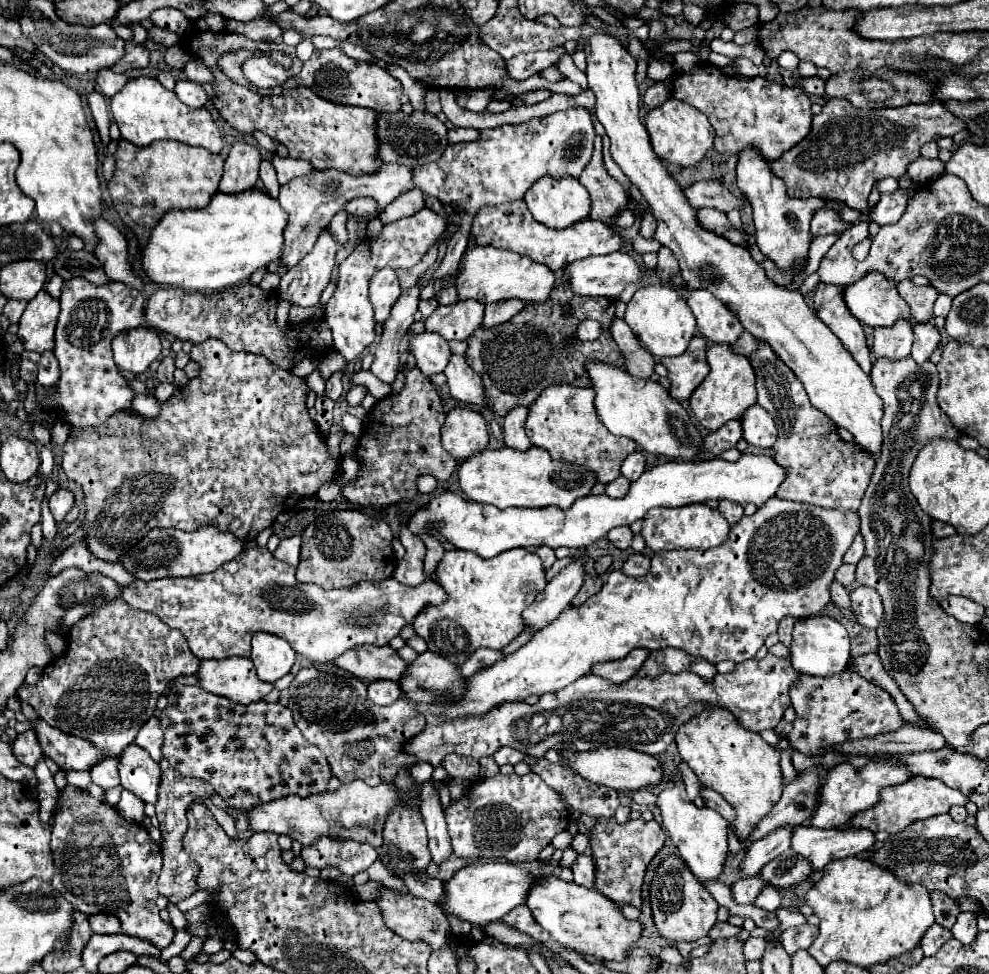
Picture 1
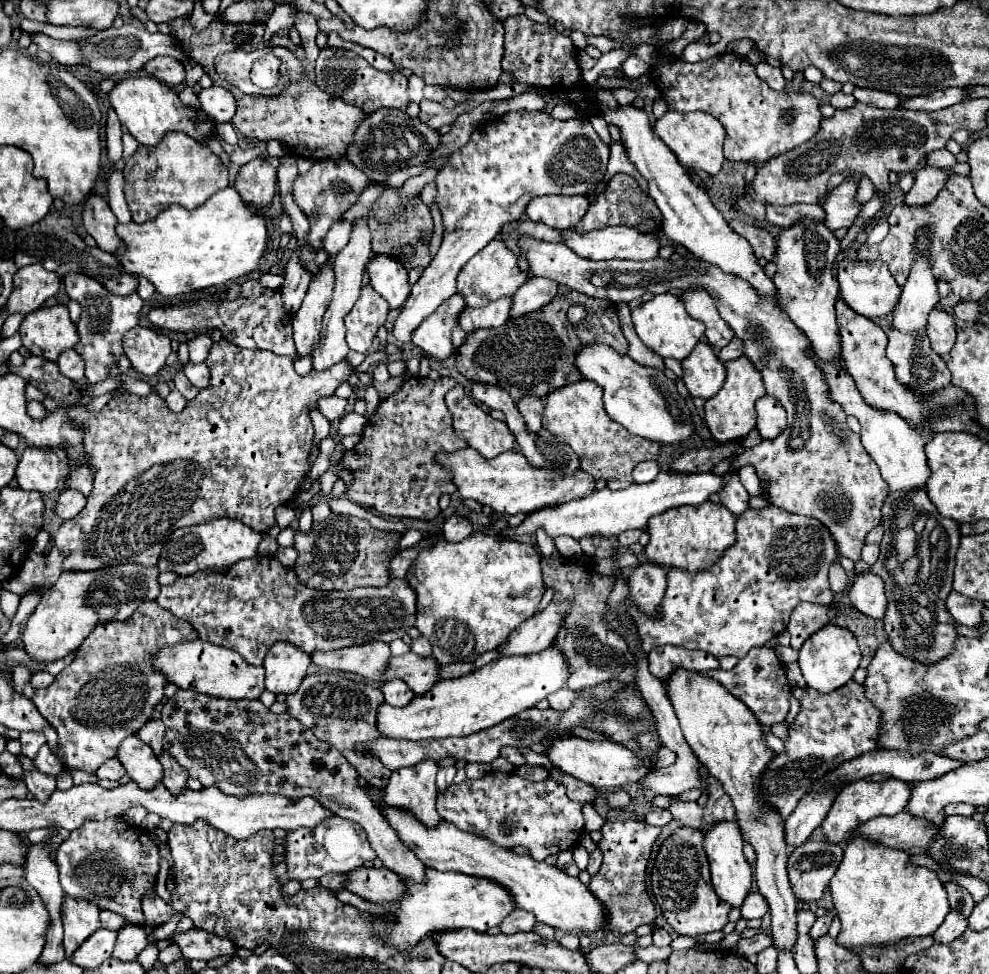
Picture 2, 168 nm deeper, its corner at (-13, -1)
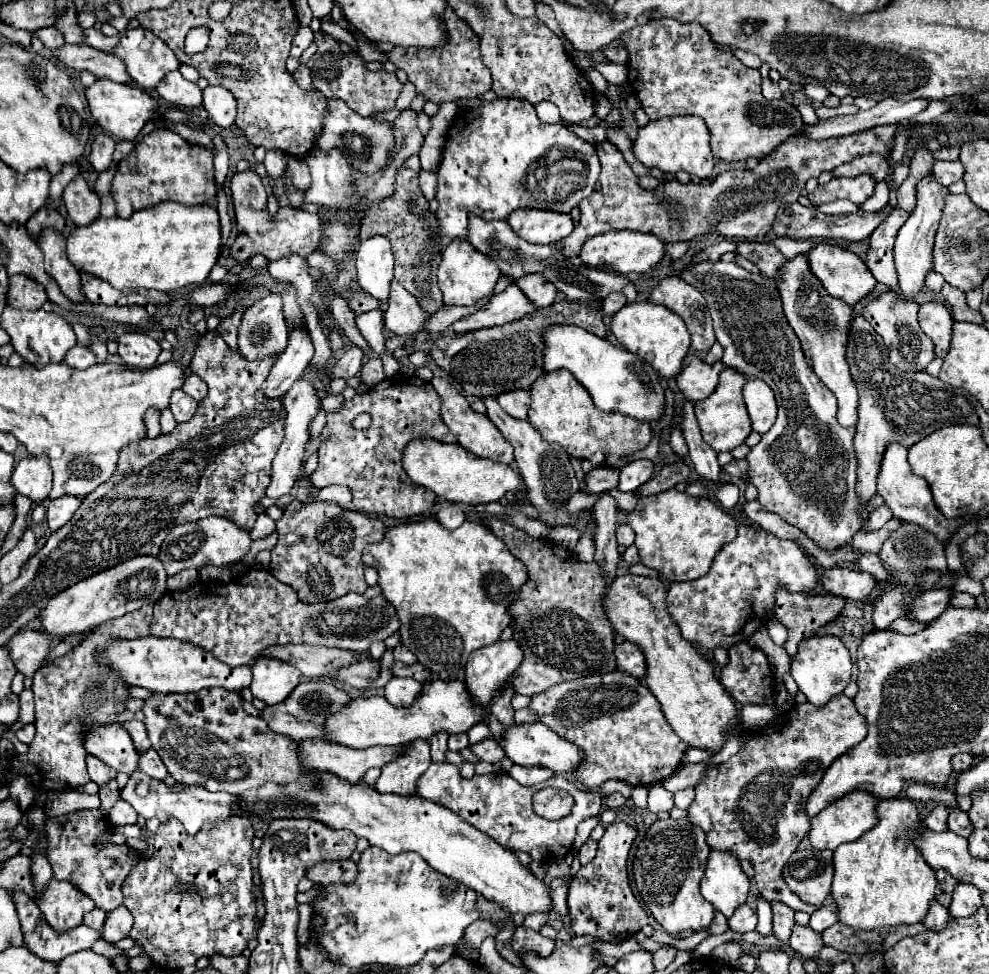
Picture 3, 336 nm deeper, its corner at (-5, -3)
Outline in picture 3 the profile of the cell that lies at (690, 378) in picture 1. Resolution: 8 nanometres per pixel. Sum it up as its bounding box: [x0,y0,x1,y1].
[675,355,723,403]

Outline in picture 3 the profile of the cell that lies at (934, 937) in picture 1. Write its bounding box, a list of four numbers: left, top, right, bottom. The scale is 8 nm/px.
[923,901,951,931]

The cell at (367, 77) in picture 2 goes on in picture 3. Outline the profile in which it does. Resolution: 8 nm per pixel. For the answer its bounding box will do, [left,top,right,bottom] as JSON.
[307,31,403,115]

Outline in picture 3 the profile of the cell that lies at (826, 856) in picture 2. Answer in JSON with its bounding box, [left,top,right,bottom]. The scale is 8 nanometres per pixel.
[783,851,833,907]

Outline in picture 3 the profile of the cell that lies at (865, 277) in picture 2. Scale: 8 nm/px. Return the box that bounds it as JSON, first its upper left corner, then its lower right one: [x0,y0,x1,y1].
[807,243,877,307]

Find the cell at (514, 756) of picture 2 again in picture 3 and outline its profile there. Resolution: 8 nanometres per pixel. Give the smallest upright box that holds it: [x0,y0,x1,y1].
[471,737,505,763]

